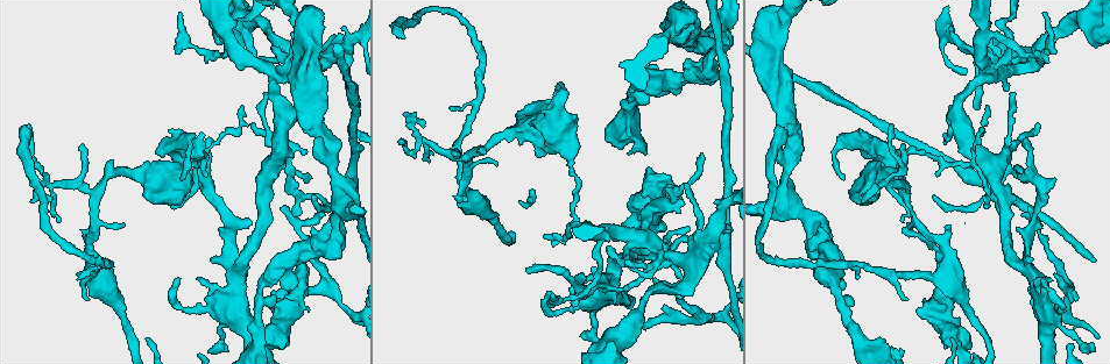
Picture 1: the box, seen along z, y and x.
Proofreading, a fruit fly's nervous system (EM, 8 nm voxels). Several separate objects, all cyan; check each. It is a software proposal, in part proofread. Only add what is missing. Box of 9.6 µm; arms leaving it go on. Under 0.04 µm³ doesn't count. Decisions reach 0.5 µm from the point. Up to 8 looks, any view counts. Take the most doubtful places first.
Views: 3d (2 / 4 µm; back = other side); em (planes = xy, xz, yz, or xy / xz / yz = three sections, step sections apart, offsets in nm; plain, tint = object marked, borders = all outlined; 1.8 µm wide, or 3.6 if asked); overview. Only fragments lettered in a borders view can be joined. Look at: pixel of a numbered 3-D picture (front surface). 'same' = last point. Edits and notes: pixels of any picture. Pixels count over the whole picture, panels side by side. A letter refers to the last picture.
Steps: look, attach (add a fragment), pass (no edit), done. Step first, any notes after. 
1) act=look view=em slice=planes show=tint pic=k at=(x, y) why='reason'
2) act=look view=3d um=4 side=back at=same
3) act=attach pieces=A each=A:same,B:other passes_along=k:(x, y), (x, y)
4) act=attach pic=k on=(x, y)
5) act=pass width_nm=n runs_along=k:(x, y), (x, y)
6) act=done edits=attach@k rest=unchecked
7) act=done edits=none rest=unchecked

act=look view=em slice=planes show=borders pic=1 at=(663, 306) why='free end'

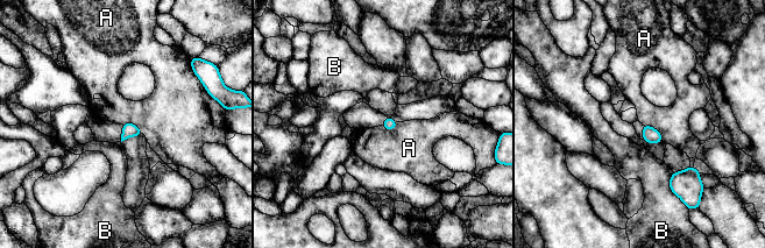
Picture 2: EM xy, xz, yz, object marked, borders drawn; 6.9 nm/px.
act=pass each=A:other,B:other border=2:(643, 124), (653, 127), (663, 141) found='none of them fits'

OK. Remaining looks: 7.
act=look view=em slice=planes show=tint pic=1 at=(823, 239) why='abrupt turn'

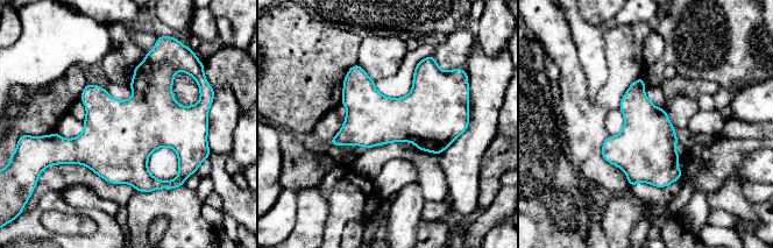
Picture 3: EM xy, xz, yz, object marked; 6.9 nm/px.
act=look view=em slice=planes show=borders at=same why='what lies round it'

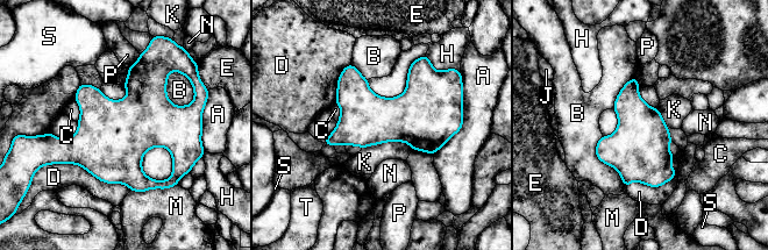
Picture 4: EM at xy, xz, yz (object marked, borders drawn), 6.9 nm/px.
act=pass each=A:other,B:other,C:other,D:other,E:other,H:other,J:other,K:other,M:other,N:other,P:other,S:other,T:other border=4:(362, 147), (406, 142), (413, 149) found='none of them fits'

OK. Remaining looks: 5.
act=look view=em slice=planes show=plain pic=1 at=(675, 194) why='sudden change in width'

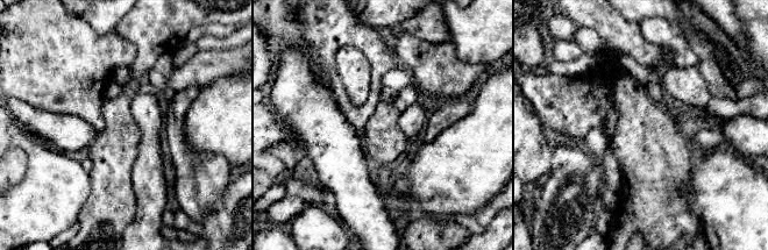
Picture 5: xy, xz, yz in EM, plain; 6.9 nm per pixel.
act=look view=em slice=planes show=borders at=same

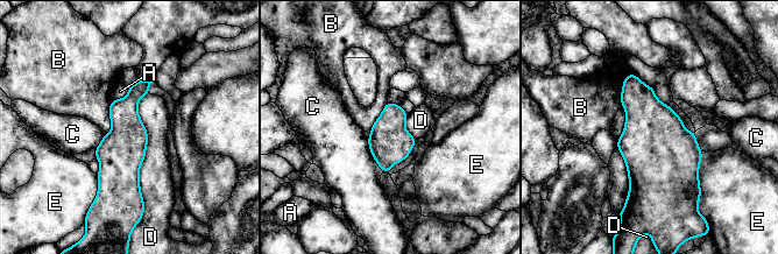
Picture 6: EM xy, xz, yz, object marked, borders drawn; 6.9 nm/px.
act=pass each=A:other,B:other,C:other,D:other,E:other runs_along=6:(147, 83), (126, 108), (124, 200) found='none of them fits'

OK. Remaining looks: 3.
act=done edits=none rest=unchecked

